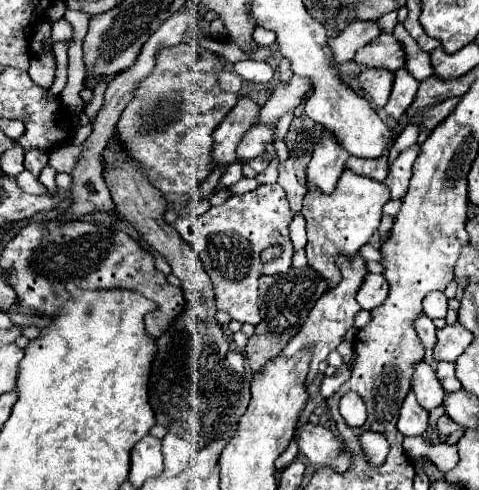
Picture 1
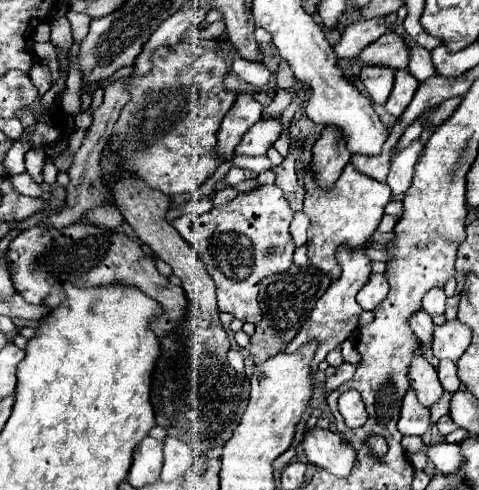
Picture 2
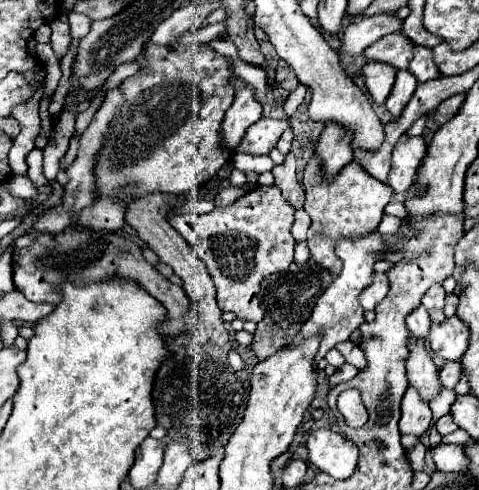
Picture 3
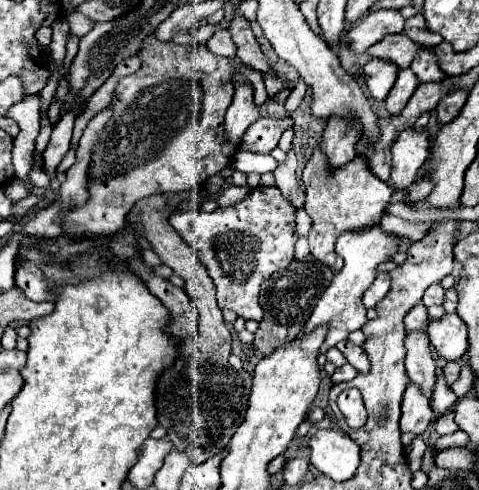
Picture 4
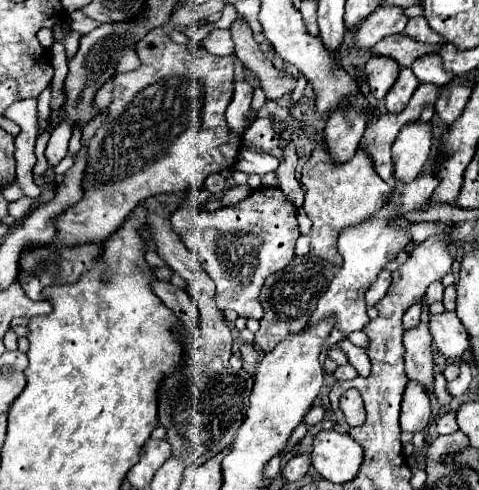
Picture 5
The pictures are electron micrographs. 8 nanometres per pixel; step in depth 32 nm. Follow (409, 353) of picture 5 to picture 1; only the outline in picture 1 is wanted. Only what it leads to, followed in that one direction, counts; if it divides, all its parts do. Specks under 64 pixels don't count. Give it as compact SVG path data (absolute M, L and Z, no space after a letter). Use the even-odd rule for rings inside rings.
M420 360L414 364L414 374L412 374L412 390L418 398L418 404L426 408L428 412L436 406L442 404L444 398L444 388L440 380L436 378L436 372L426 360Z

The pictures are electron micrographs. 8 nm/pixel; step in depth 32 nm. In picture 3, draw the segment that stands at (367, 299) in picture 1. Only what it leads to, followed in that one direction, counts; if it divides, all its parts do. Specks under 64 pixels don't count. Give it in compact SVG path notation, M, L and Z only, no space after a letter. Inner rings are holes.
M376 274L372 284L360 294L360 304L366 308L366 310L374 310L374 306L384 300L384 296L388 294L388 288L390 288L390 282L388 282L388 276L386 274Z

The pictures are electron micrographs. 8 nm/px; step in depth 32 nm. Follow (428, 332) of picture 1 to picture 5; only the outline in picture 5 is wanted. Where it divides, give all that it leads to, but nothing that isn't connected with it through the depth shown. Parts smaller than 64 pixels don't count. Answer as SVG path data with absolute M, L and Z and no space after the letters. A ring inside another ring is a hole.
M412 304L412 306L404 312L404 328L412 328L412 326L416 326L418 320L420 320L420 312L422 312L420 304Z

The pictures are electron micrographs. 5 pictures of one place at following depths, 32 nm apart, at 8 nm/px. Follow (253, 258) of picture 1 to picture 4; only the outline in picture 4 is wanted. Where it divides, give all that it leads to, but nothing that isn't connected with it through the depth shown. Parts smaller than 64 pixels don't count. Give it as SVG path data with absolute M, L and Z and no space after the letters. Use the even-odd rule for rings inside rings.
M272 186L254 188L242 202L216 208L214 212L178 210L170 216L170 224L194 250L200 264L208 270L216 284L216 300L222 310L234 310L244 320L260 322L264 316L258 304L262 282L276 270L288 268L294 260L296 236L296 208ZM252 236L254 240L248 240Z

